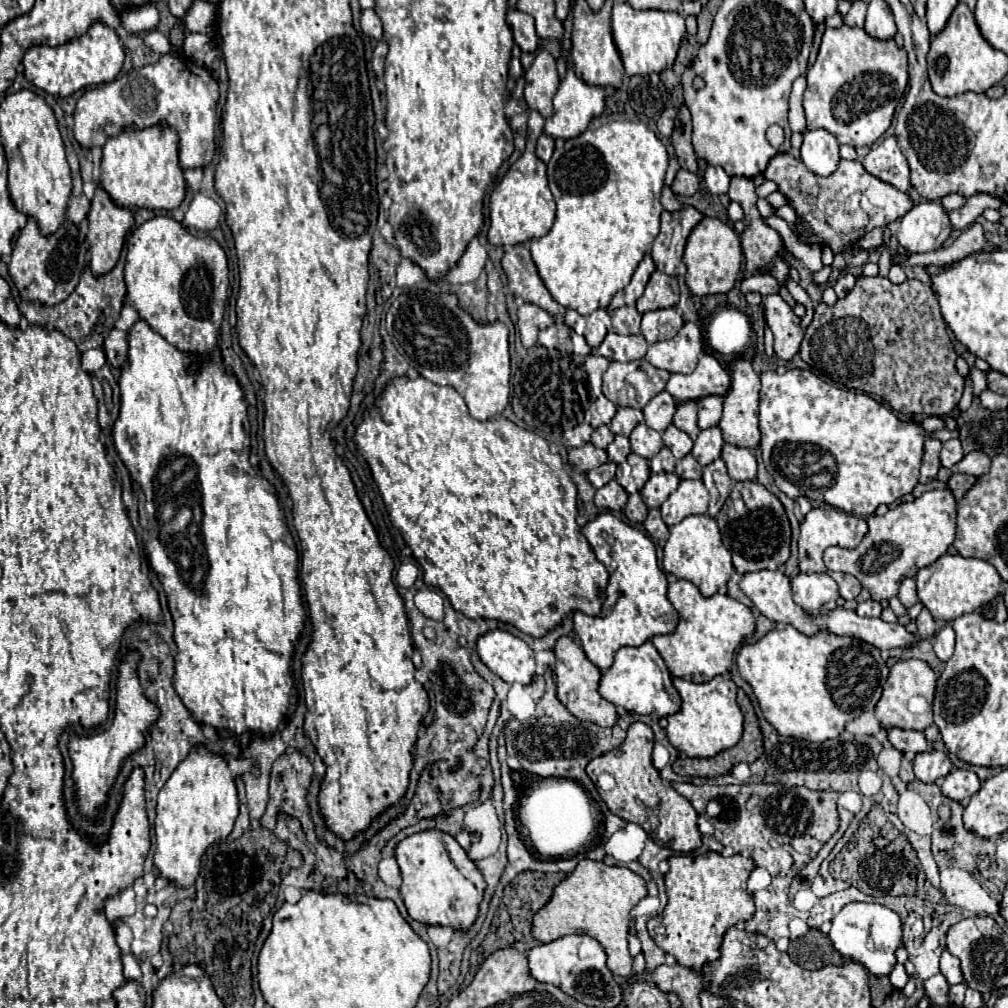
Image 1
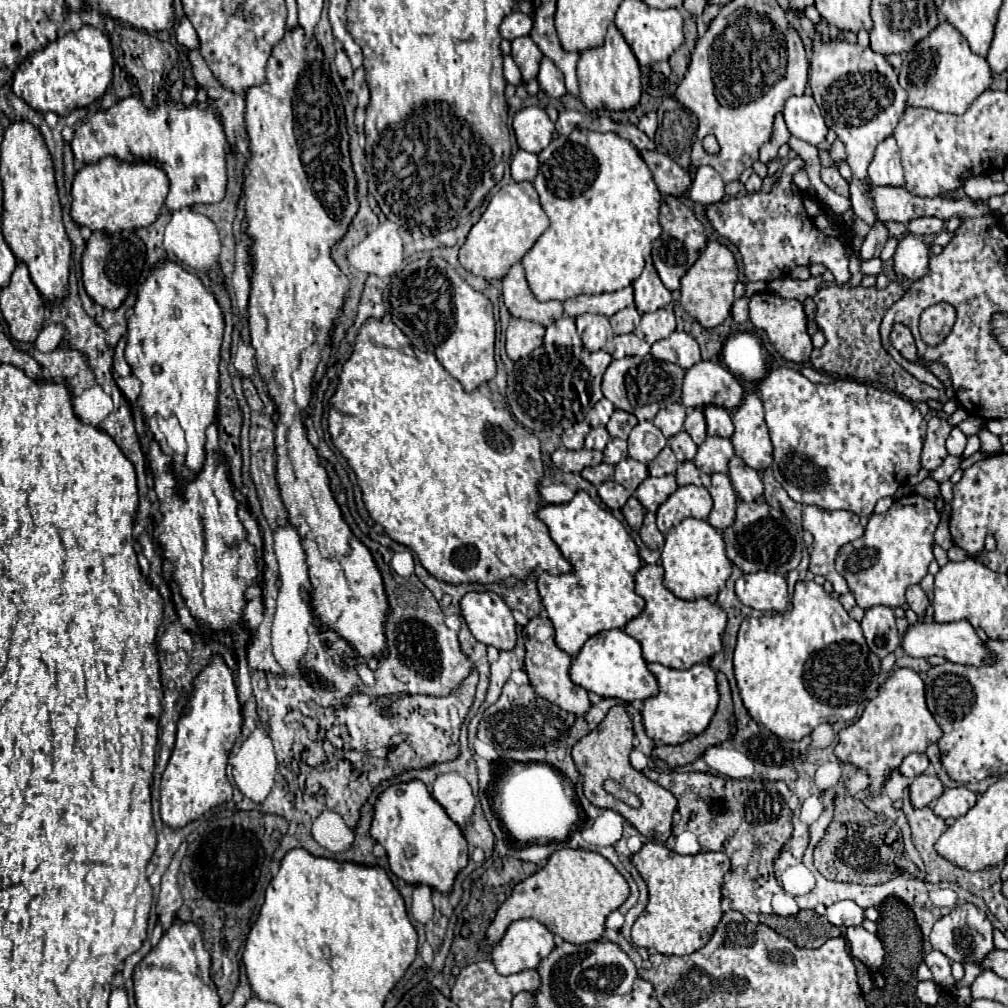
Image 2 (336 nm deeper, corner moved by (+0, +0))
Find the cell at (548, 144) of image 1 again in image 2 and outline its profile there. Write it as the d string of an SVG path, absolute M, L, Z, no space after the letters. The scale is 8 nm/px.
M519 150L515 156L513 156L513 162L511 162L511 176L515 182L523 182L523 180L533 180L535 174L539 170L539 160L535 154L531 152L525 152L525 150Z

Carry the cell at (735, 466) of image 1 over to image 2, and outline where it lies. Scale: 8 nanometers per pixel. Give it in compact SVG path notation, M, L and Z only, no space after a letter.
M733 456L729 460L729 478L741 500L751 502L763 494L763 482L761 482L757 470L749 468L739 456Z

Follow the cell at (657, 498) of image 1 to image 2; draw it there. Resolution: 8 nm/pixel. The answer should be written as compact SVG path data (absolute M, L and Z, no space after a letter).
M649 476L647 480L643 480L643 484L639 484L633 496L645 506L645 510L655 512L675 490L677 490L675 476L661 476L661 478Z

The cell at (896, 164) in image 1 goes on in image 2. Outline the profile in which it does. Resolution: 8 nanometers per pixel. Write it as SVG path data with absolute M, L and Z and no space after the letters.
M893 136L885 138L869 166L869 180L875 186L905 186L905 174L899 160L899 148Z

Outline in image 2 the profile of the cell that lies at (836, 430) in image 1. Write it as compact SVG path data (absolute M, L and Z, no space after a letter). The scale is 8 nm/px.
M793 368L767 372L757 388L775 446L771 470L775 480L795 502L815 504L823 510L847 510L857 516L871 516L877 500L893 496L909 476L919 472L927 422L921 412L899 394L843 378L831 384L813 384Z

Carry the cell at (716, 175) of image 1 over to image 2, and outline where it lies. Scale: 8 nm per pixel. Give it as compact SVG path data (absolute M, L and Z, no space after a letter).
M699 166L689 190L689 198L699 204L715 204L723 196L725 196L725 184L719 172L715 172L711 166Z

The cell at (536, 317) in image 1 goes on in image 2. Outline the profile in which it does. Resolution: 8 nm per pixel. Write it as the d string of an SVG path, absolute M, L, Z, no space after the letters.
M511 318L507 326L507 354L511 360L519 360L529 356L537 346L543 344L545 328L537 322L529 322L523 318Z

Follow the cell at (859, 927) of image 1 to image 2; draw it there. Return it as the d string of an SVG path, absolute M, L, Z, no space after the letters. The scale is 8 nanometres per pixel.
M841 900L827 908L827 920L833 926L861 926L865 920L863 908L857 906L853 900Z

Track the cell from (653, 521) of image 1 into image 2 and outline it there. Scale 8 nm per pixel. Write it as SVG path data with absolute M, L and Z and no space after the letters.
M653 512L645 514L645 522L643 522L643 528L641 528L641 538L651 550L655 550L655 548L661 550L663 544L665 544L665 538L663 538L663 534L659 532L659 528L655 524L655 514Z

